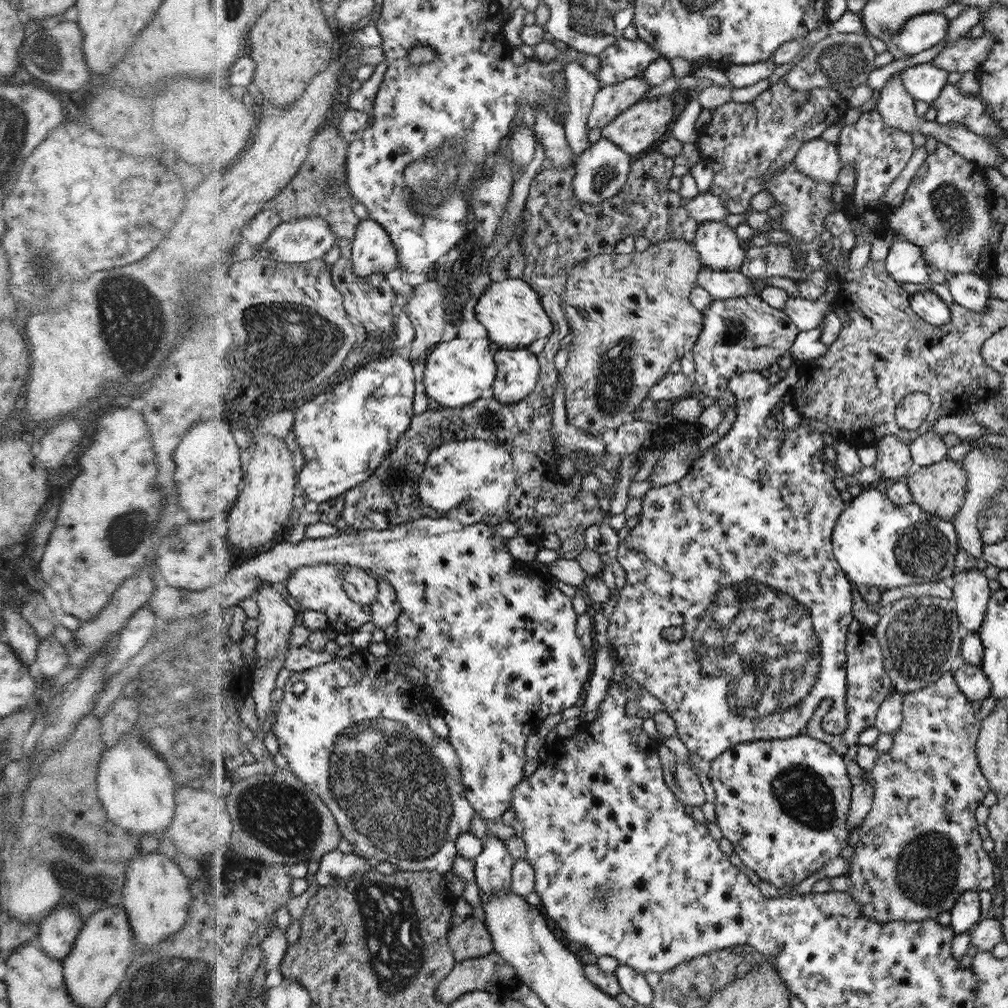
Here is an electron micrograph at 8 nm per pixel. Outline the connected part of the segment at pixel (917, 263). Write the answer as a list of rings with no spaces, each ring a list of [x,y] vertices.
[[[895,232],[893,244],[886,258],[886,268],[890,276],[900,285],[930,283],[931,269],[923,260],[923,250]]]

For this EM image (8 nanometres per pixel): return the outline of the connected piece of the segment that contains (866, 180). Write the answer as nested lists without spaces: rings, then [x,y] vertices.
[[[875,108],[860,114],[860,118],[854,124],[840,128],[837,147],[841,167],[853,165],[856,172],[855,189],[852,198],[848,198],[843,212],[847,214],[876,212],[876,214],[884,214],[884,216],[892,213],[894,207],[890,207],[890,204],[884,202],[884,195],[887,194],[888,187],[892,186],[898,175],[911,162],[910,156],[914,152],[912,134],[888,126]]]

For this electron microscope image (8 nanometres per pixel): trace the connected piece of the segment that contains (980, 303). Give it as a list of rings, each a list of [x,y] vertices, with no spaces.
[[[959,273],[952,275],[948,285],[955,304],[974,312],[984,312],[988,308],[991,298],[988,278],[974,273]]]

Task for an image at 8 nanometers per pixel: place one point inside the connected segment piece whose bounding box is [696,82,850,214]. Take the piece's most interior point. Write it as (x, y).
(745, 143)

